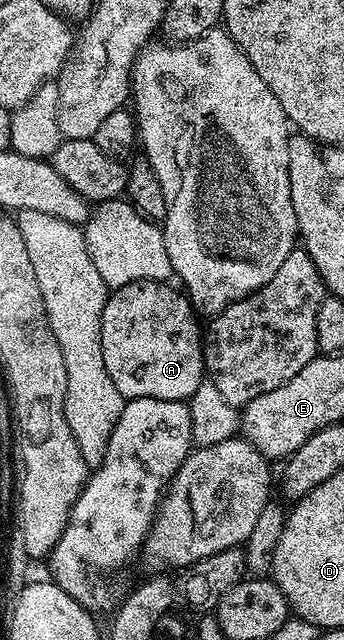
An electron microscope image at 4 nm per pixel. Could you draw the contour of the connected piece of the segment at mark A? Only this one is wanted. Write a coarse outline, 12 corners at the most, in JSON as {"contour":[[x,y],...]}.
{"contour":[[186,292],[108,296],[101,355],[124,399],[187,401],[205,381]]}

